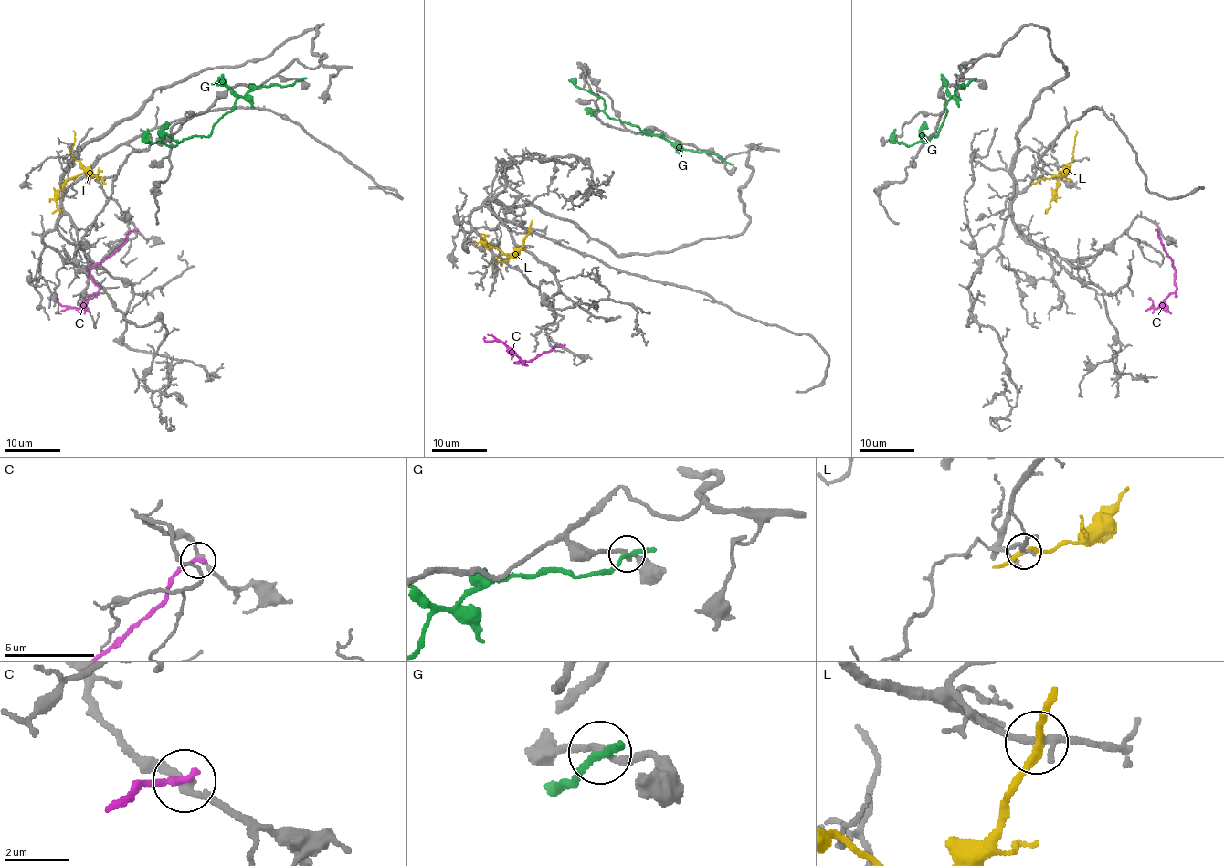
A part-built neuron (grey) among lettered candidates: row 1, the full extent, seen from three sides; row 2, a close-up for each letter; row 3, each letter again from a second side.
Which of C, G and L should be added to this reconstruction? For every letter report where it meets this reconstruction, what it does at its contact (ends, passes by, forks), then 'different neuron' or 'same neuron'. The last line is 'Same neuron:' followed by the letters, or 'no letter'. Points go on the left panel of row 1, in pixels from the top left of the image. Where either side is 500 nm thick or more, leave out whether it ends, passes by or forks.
C: contact (135, 230); it ends; different neuron
G: contact (297, 79); it passes by; different neuron
L: contact (102, 178); it passes by; different neuron
Same neuron: no letter

